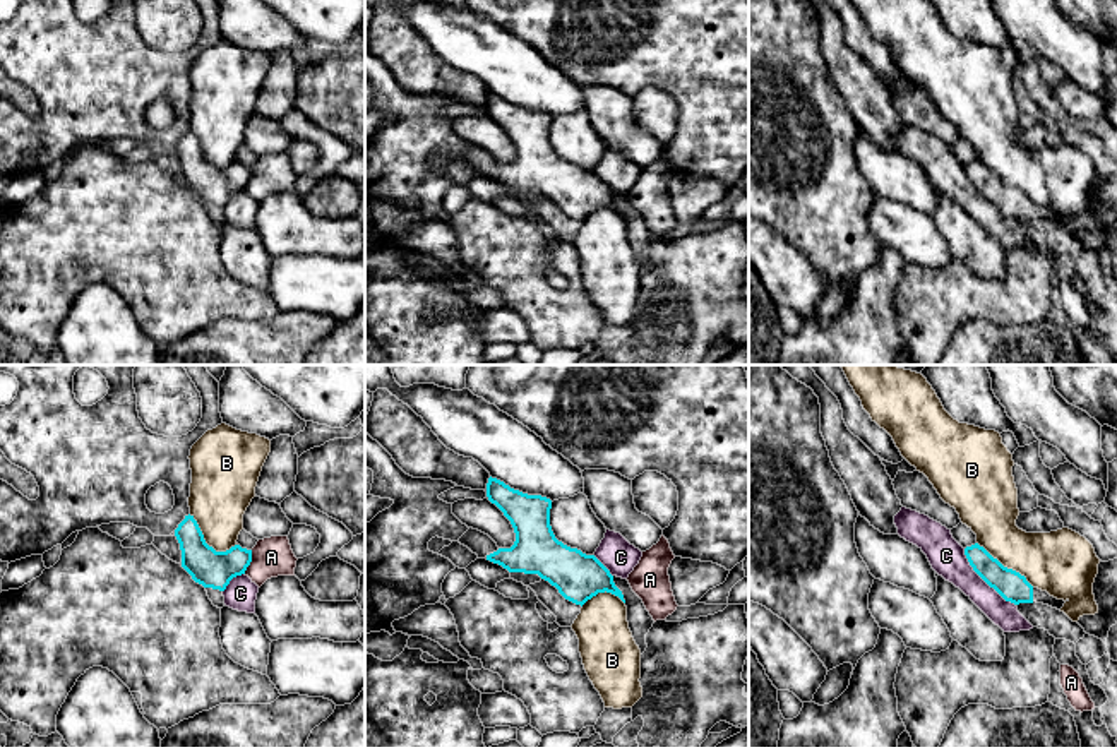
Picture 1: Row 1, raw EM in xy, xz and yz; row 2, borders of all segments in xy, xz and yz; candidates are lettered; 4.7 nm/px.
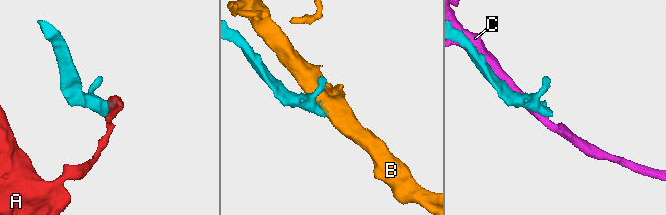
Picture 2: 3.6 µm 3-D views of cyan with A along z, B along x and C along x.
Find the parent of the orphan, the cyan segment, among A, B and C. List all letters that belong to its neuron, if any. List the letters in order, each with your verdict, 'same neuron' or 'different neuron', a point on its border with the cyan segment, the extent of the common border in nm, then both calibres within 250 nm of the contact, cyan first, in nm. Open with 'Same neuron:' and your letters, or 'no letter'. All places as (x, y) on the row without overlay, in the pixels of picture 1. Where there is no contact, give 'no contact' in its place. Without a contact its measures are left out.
Same neuron: no letter
A: different neuron; contact xy (250, 177); length 120 nm; calibres 180 and 190 nm
B: different neuron; contact xy (206, 160); length 280 nm; calibres 180 and 280 nm
C: different neuron; contact yz (984, 196); length 360 nm; calibres 140 and 170 nm

